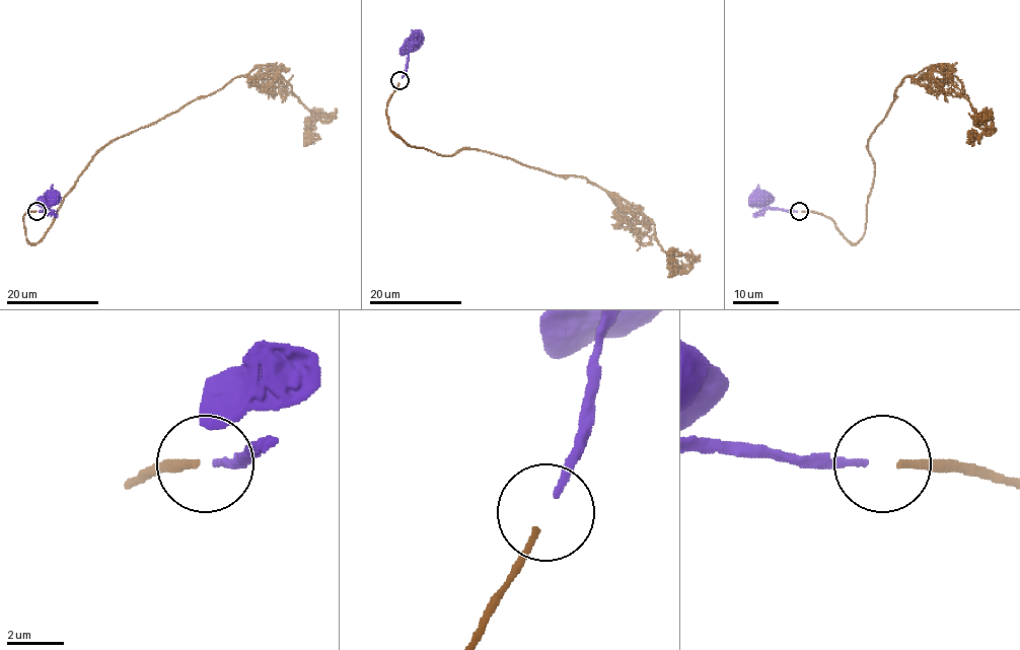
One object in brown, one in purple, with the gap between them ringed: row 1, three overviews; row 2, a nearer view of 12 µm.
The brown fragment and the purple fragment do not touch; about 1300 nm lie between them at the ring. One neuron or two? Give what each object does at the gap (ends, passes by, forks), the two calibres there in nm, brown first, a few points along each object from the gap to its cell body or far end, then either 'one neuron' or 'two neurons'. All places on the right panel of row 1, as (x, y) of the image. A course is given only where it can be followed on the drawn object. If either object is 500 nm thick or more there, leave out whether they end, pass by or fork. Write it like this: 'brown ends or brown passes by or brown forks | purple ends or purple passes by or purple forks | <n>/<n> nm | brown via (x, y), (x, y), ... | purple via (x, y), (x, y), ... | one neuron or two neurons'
brown ends | purple ends | 240/240 nm | brown via (801, 211), (864, 235), (868, 142), (907, 76), (985, 112), (973, 139) | purple via (797, 211), (766, 208), (758, 197) | one neuron

